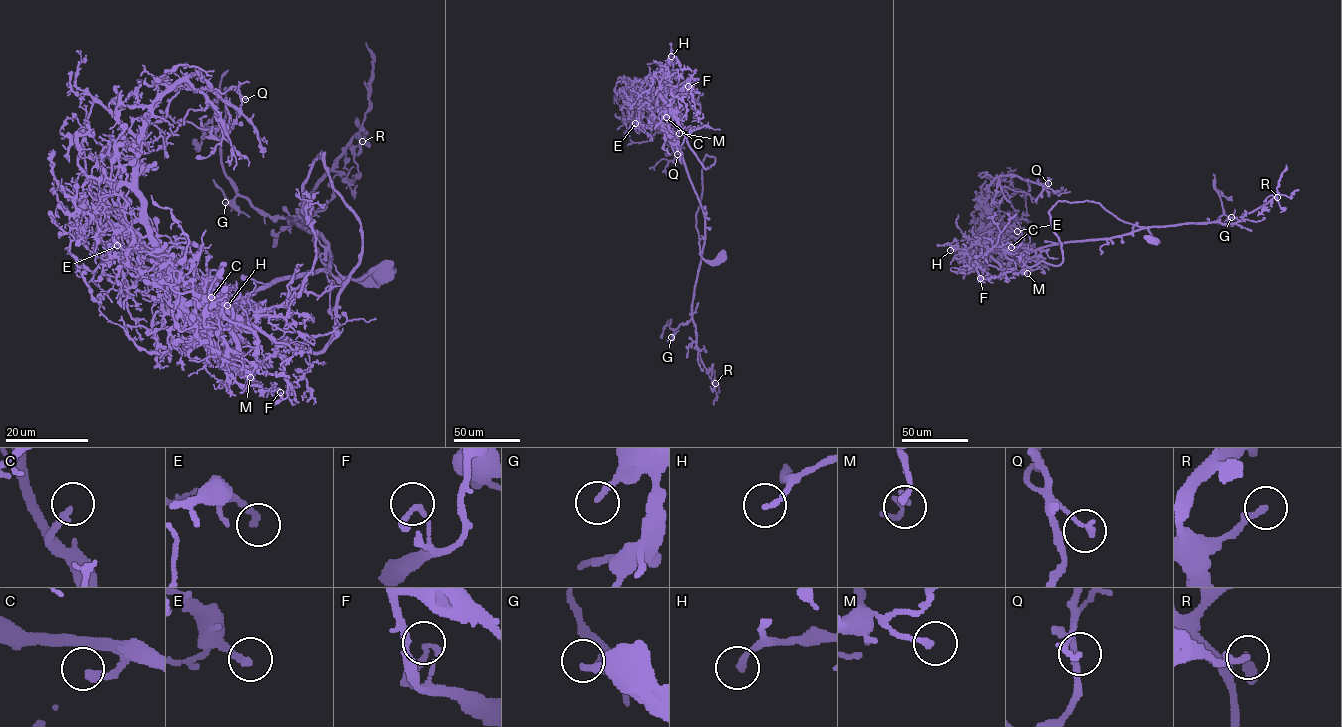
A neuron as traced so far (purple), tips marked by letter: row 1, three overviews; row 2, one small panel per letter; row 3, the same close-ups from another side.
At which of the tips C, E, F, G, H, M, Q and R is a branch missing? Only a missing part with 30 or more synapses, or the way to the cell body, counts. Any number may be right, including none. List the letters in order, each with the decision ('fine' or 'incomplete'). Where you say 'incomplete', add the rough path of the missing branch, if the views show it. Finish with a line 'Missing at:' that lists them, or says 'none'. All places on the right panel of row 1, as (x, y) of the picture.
C: incomplete; missing branch runs (1011, 247), (1017, 239), (1042, 231)
E: fine
F: fine
G: fine
H: fine
M: fine
Q: fine
R: fine
Missing at: C

